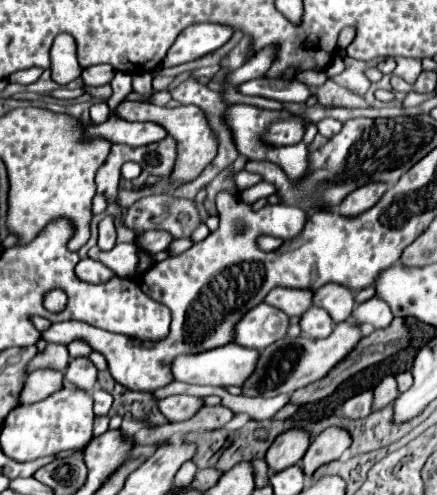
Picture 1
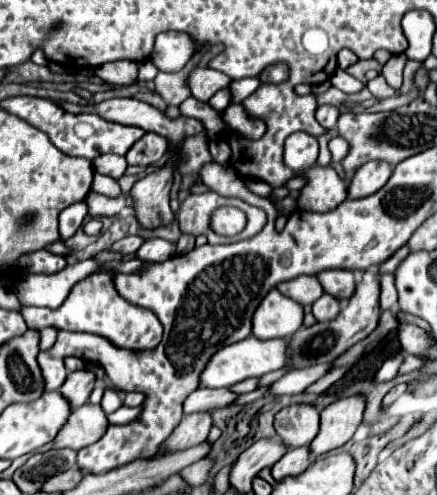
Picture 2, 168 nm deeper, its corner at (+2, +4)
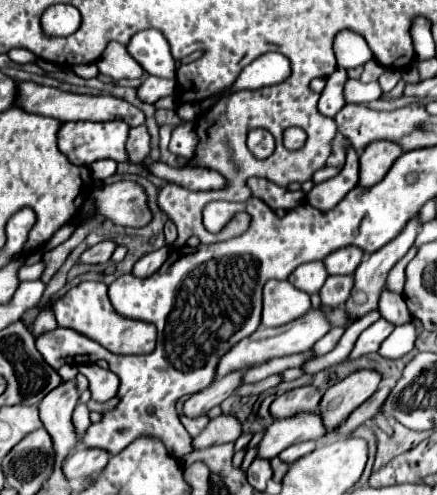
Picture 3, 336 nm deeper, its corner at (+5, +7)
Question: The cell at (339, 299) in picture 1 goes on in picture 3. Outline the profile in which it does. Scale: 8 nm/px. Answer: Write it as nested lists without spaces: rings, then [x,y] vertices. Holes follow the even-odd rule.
[[[355,247],[337,249],[335,253],[331,253],[331,257],[325,259],[325,267],[329,275],[351,275],[361,263],[361,259],[363,259],[361,249],[355,249]]]

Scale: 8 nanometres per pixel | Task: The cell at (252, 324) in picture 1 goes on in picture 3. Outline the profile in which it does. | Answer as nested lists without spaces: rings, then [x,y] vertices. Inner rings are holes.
[[[271,279],[265,283],[261,325],[279,327],[299,319],[309,309],[311,309],[309,295],[301,293],[301,289],[295,289],[289,281]]]

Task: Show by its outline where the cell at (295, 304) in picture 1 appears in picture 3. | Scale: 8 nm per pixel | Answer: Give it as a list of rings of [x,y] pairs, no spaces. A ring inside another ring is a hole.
[[[323,261],[303,263],[303,265],[299,265],[299,267],[289,275],[289,281],[291,281],[297,289],[301,289],[301,291],[305,291],[305,293],[309,293],[309,295],[317,293],[317,291],[323,287],[325,279],[327,279],[327,269],[325,269]]]

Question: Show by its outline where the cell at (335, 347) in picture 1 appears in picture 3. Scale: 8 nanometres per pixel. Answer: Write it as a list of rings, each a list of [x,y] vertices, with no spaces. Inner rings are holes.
[[[413,217],[407,223],[407,229],[403,229],[403,233],[399,233],[399,237],[395,237],[395,241],[391,241],[391,245],[385,245],[375,255],[367,255],[361,261],[361,265],[353,273],[355,287],[353,287],[351,297],[347,299],[347,305],[345,305],[353,321],[365,313],[377,309],[379,293],[385,287],[387,273],[411,249],[419,229],[421,229],[419,217]]]

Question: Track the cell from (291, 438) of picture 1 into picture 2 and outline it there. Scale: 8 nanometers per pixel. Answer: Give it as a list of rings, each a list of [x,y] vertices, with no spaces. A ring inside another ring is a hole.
[[[288,406],[276,414],[274,428],[286,448],[306,446],[318,434],[320,414],[314,406]]]

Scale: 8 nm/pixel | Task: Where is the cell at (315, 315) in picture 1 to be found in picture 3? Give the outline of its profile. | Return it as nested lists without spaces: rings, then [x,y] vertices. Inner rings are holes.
[[[331,275],[327,277],[319,295],[323,305],[339,307],[347,301],[347,297],[351,295],[351,289],[353,289],[353,275]]]

